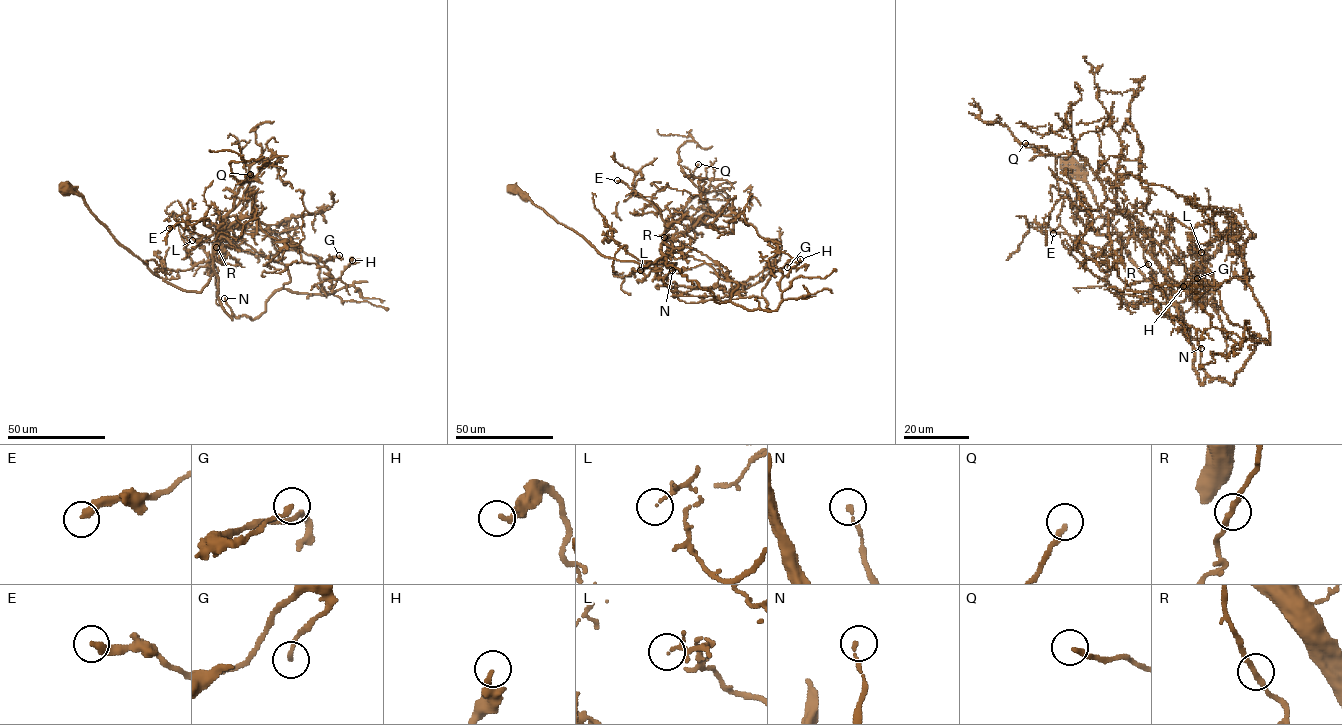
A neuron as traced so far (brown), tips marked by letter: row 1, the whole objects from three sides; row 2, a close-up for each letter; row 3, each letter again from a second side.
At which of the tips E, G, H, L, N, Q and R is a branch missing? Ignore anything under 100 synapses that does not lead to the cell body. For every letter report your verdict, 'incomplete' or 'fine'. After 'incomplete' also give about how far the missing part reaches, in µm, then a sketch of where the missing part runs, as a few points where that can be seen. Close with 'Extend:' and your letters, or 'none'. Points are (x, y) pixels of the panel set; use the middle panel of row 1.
E: fine
G: fine
H: fine
L: fine
N: fine
Q: fine
R: fine
Extend: none

